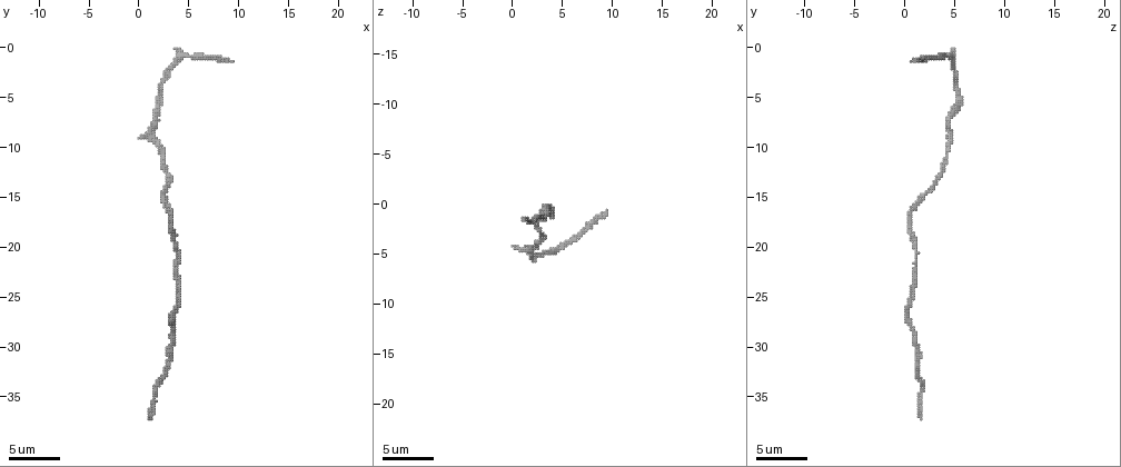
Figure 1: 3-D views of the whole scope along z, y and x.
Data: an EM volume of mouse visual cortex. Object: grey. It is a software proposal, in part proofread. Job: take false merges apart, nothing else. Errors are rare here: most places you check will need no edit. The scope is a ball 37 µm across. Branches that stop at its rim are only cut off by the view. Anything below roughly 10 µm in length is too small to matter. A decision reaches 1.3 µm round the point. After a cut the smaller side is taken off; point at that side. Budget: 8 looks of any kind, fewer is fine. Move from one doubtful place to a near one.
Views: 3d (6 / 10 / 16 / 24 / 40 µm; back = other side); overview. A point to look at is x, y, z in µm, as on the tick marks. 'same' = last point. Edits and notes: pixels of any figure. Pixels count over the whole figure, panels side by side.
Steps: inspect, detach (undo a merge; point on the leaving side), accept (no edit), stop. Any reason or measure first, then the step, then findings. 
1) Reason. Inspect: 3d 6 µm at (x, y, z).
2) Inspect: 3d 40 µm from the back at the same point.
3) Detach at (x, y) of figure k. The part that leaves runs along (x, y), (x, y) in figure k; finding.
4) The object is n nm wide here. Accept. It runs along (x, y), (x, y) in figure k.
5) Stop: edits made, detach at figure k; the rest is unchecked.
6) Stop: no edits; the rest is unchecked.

Inspect: 3d 6 µm at (2.6, 15.2, 1.6).

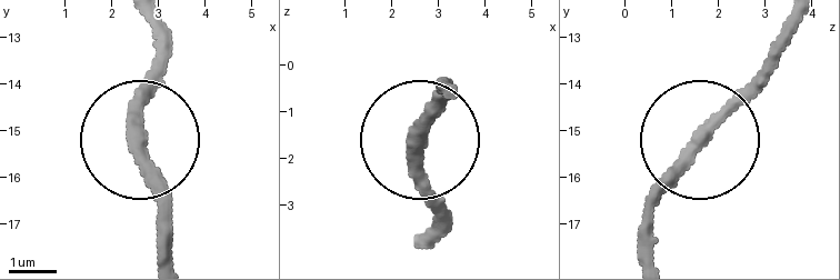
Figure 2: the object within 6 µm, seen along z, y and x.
The object is 280 nm wide here. Accept. Continuous, no second neuron.

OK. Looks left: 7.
Calibre changes. Inspect: 3d 10 µm at (2.0, 9.6, 4.6).

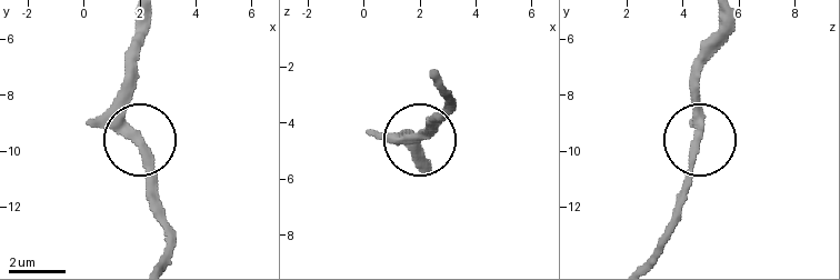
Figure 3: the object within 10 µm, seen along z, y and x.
The object is 290 nm wide here. Accept. It runs along (646, 261), (670, 226), (689, 168), (696, 56) in figure 3; continuous, no second neuron.

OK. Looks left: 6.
Calibre changes. Inspect: 3d 16 µm at (3.2, 31.2, 1.2).

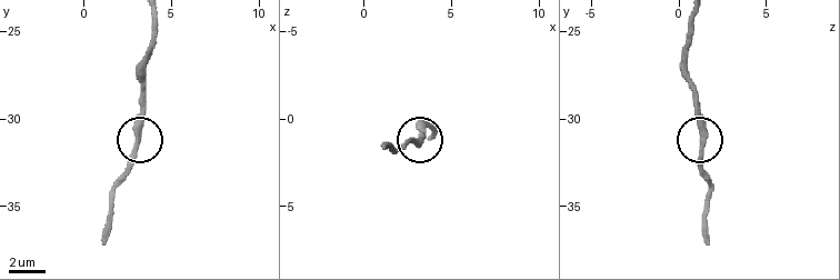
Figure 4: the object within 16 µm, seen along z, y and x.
Inspect: 3d 6 µm at (2.9, 31.3, 1.5).

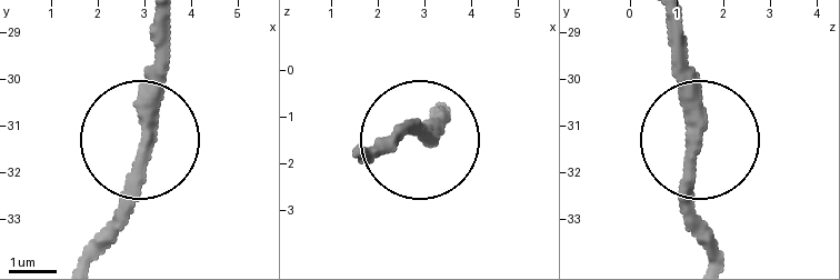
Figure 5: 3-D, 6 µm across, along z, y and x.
The object is 320 nm wide here. Accept. It runs along (159, 23), (136, 178), (111, 246) in figure 5; all the same neuron.

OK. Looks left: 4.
Calibre changes. Inspect: 3d 6 µm at (3.6, 20.0, 0.8).

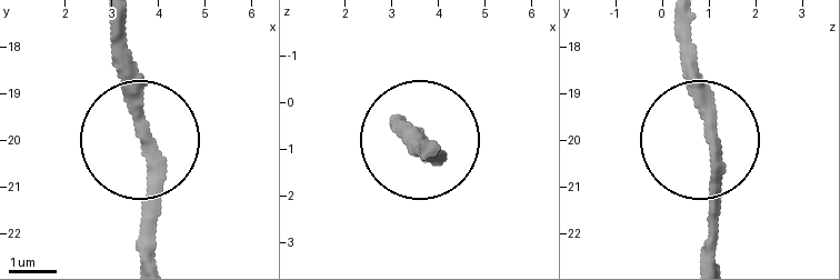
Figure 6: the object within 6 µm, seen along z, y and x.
Accept. All the same neuron.

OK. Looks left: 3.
Stop: no edits; the rest is unchecked.

